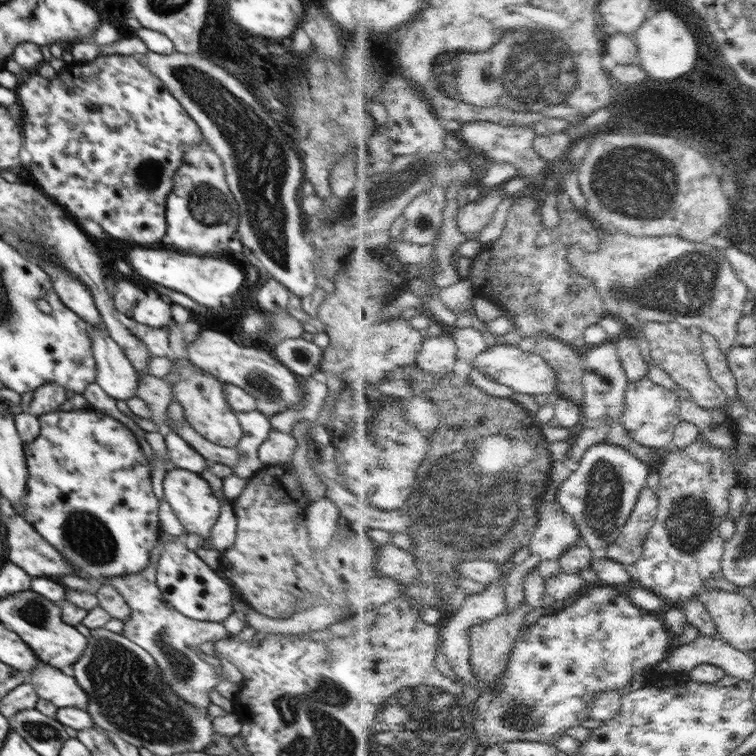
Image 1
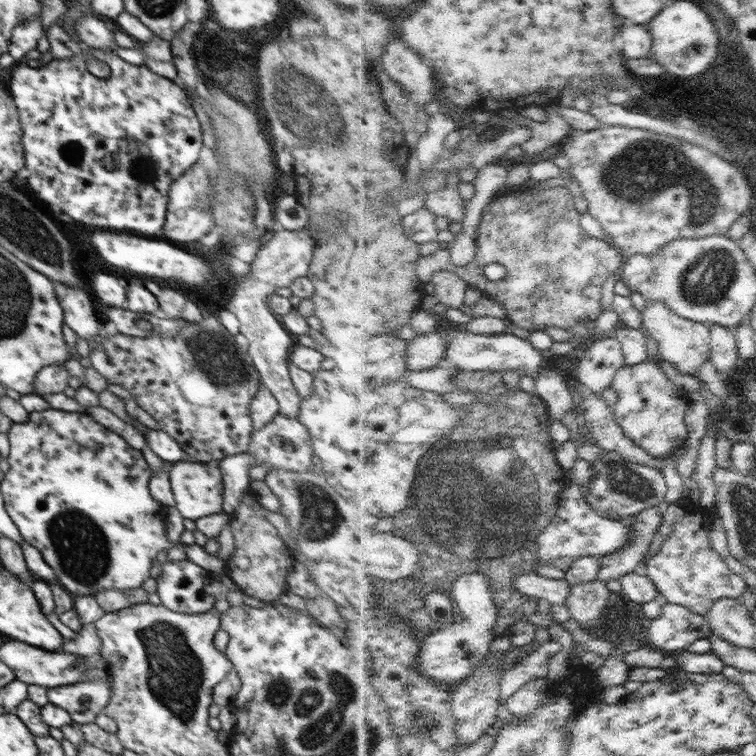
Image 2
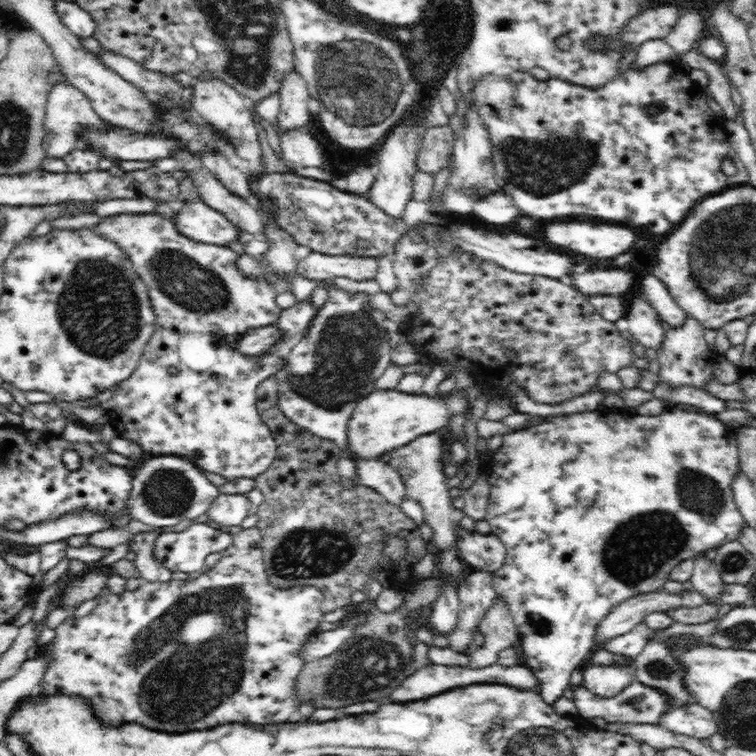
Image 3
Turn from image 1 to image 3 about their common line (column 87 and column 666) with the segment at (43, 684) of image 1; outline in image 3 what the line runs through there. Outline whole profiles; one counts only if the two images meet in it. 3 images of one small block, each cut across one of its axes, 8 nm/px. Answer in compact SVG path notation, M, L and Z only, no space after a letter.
M637 680L628 684L618 695L614 696L614 698L599 698L596 694L588 690L588 688L580 685L579 688L574 690L574 698L572 700L577 706L579 716L582 716L584 720L600 716L600 718L604 718L607 723L621 722L622 724L636 723L656 725L658 724L659 716L666 712L669 703L669 697L666 694L663 694L656 688L649 688Z

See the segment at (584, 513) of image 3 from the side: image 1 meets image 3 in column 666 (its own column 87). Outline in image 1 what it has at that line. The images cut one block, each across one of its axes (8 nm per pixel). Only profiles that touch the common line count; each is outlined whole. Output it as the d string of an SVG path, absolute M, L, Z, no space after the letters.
M74 410L50 412L38 416L40 434L32 442L24 442L23 451L29 470L27 480L27 496L23 498L25 510L20 516L29 522L40 536L43 536L50 546L54 546L60 551L62 558L74 566L74 575L84 578L86 582L101 581L102 578L116 578L116 576L130 576L139 574L145 570L149 564L150 552L156 548L159 536L162 534L160 519L158 519L159 500L152 491L152 481L150 480L150 463L146 454L142 451L142 446L134 437L134 433L117 418L104 414L102 411Z

